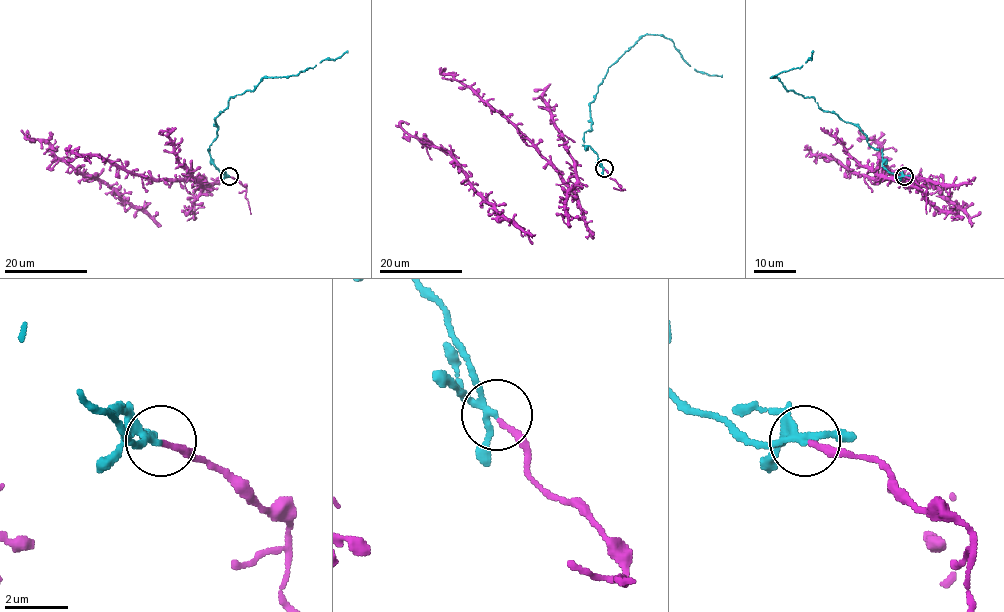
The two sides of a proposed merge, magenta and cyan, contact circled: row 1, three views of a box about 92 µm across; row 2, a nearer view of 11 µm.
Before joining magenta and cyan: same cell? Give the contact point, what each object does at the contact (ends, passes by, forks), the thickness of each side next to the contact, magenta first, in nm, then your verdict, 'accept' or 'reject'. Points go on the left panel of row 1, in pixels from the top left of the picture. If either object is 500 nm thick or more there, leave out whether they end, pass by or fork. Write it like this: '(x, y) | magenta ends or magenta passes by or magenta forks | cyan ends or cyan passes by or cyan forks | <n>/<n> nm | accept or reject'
(229, 176) | magenta ends | cyan forks | 170/170 nm | accept

